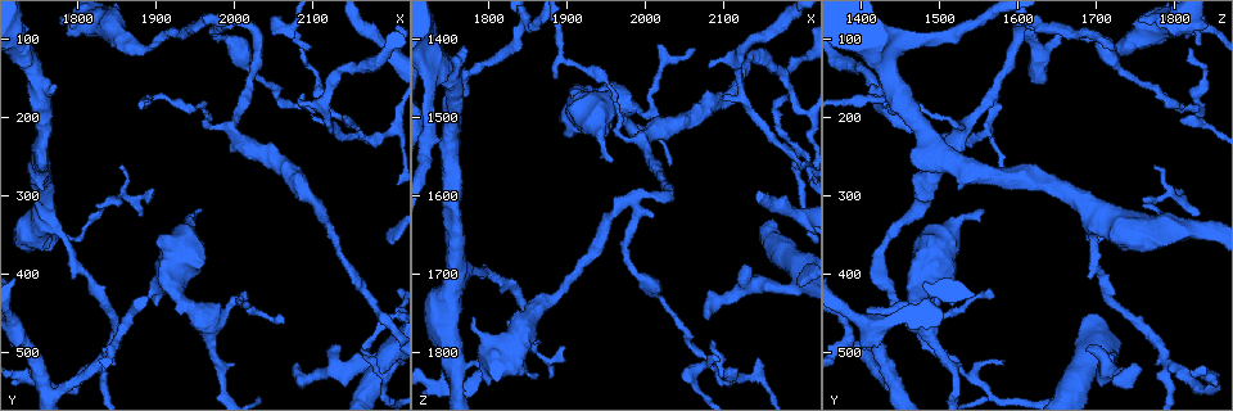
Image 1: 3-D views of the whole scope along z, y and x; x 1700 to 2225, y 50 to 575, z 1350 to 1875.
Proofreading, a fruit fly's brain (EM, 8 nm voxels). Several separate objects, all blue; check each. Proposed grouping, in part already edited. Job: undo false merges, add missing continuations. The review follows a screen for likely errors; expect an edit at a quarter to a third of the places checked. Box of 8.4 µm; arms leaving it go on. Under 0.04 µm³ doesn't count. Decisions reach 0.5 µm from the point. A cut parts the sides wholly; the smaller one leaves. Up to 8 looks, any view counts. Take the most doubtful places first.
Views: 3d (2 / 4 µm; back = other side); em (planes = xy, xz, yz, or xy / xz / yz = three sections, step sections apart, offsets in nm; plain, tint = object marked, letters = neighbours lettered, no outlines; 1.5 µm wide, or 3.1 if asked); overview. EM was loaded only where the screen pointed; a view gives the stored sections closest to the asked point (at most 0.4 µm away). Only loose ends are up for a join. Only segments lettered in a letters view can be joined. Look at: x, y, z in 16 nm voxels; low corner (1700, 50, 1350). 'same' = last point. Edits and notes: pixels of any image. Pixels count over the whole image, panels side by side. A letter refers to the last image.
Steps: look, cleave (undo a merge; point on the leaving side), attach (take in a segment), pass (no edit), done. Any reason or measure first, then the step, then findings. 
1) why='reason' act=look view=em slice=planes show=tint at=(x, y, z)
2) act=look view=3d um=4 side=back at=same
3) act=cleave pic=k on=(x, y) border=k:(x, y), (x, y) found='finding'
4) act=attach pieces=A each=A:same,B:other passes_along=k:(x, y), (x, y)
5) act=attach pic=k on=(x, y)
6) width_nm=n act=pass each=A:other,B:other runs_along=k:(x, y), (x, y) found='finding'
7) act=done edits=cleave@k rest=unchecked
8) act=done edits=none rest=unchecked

why='sharp bend' act=look view=3d um=4 at=(1845, 500, 1385)

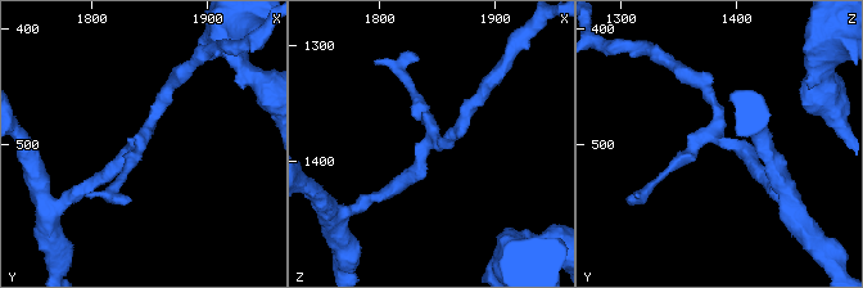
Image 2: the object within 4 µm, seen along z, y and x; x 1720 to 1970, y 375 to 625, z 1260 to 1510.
act=look view=em slice=xz step=8 show=tint at=(1844, 496, 1384)

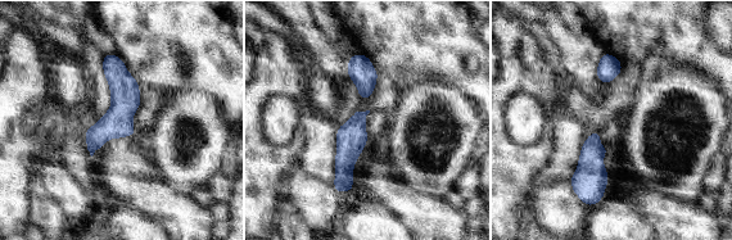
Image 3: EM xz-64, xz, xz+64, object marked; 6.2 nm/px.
act=look view=em slice=planes show=letters at=same

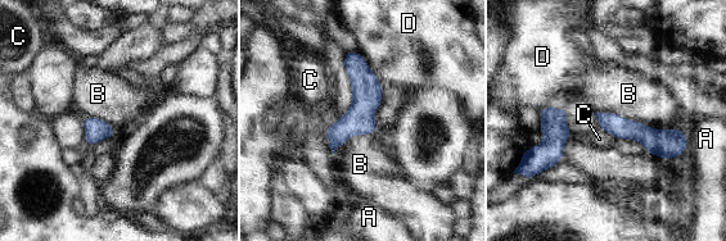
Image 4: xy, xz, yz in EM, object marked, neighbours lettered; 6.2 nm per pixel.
width_nm=70 act=pass each=A:other,B:other,C:other,D:other runs_along=4:(350, 54), (361, 112), (333, 145) found='continuous, no second neuron'

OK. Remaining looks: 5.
why='stops while still wide' act=look view=3d um=4 at=(1800, 85, 1840)

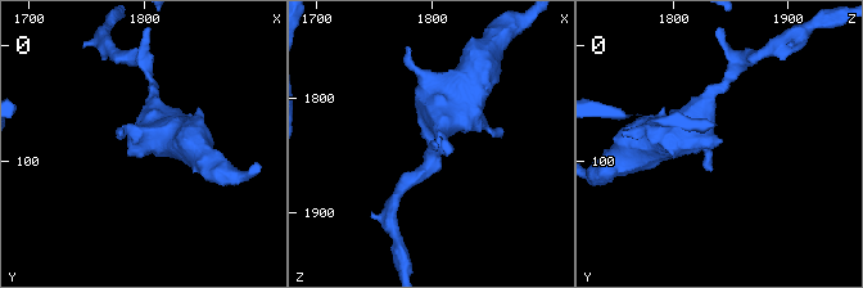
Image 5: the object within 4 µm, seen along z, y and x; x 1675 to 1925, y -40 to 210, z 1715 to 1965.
why='now the EM' act=look view=em slice=xy step=4 show=tint at=(1800, 86, 1842)

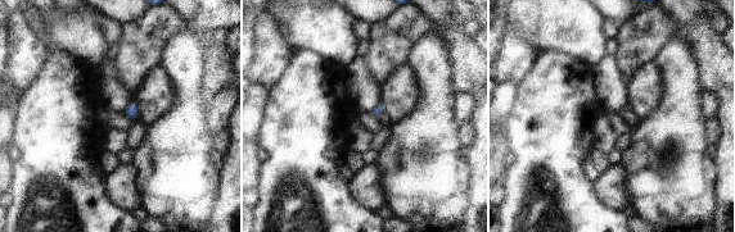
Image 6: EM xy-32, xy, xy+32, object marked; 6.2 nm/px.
why='cut it another way' act=look view=em slice=planes show=letters at=same

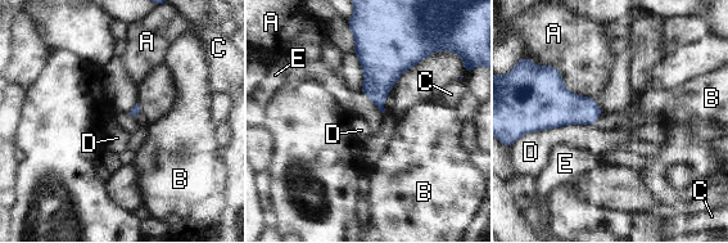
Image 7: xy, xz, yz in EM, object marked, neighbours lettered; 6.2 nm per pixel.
act=pass each=A:other,B:other,C:other,D:other,E:other border=7:(595, 125), (556, 126), (528, 134) found='no lettered segment goes on from it'

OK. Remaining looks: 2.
why='branch stops here' act=look view=em slice=planes show=letters at=(1900, 290, 1795)

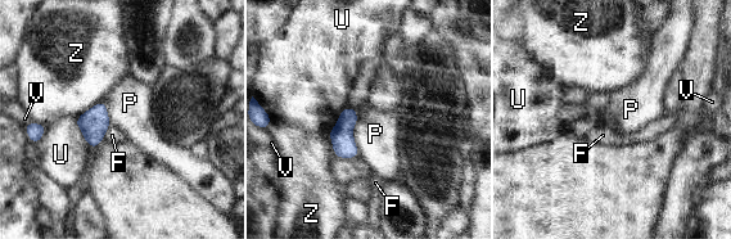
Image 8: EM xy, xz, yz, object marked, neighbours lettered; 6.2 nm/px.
width_nm=100 act=pass each=F:other,P:other,U:other,V:other,Z:other border=8:(357, 118), (353, 141), (360, 157) found='no lettered segment goes on from it'

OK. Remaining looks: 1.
act=done edits=none rest=unchecked

